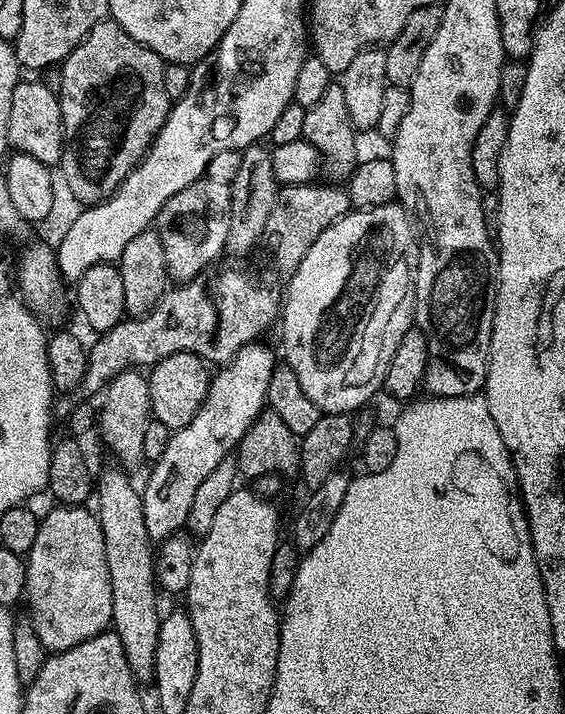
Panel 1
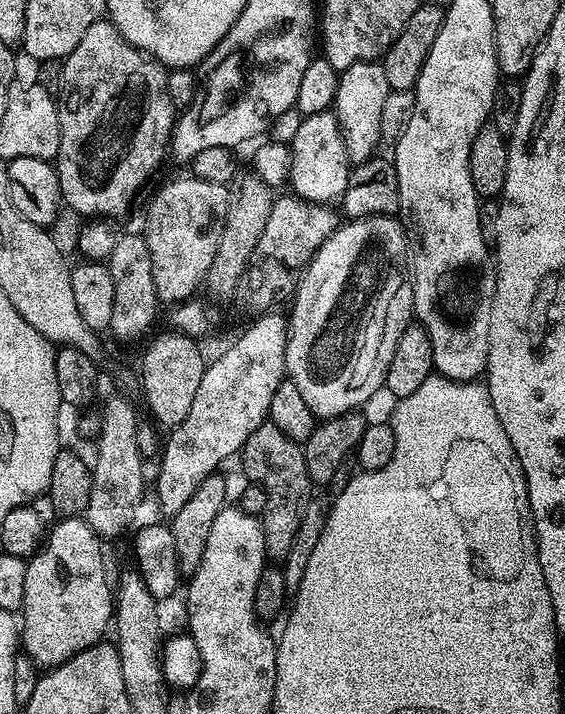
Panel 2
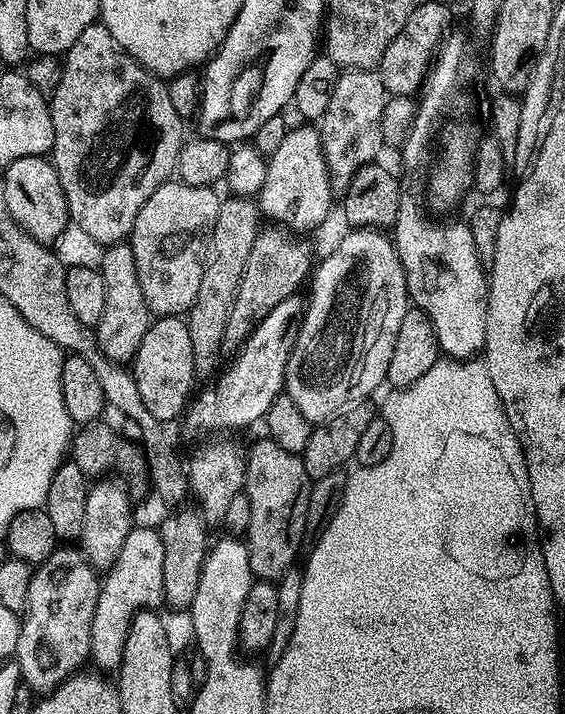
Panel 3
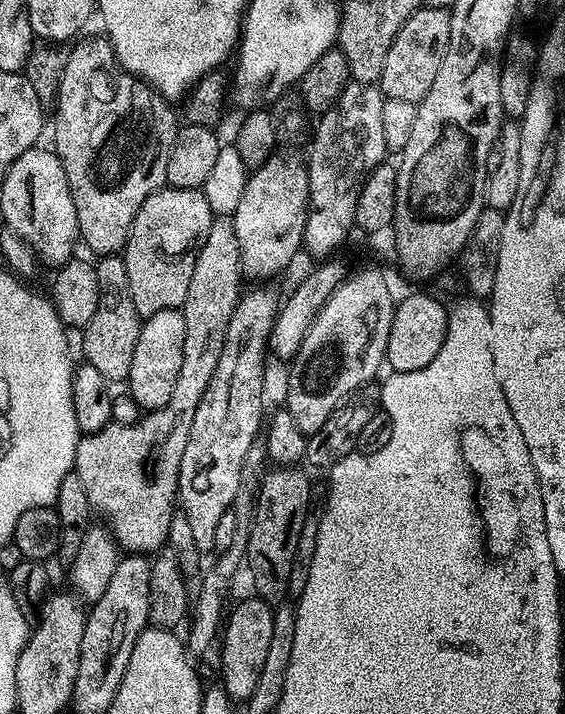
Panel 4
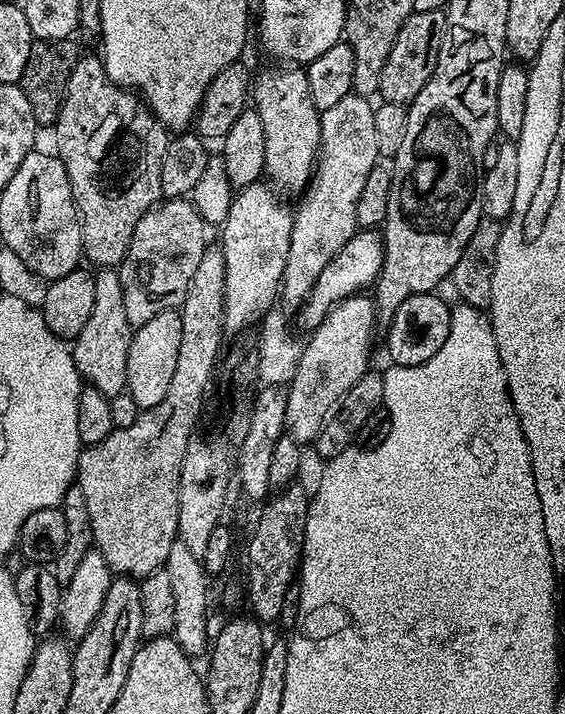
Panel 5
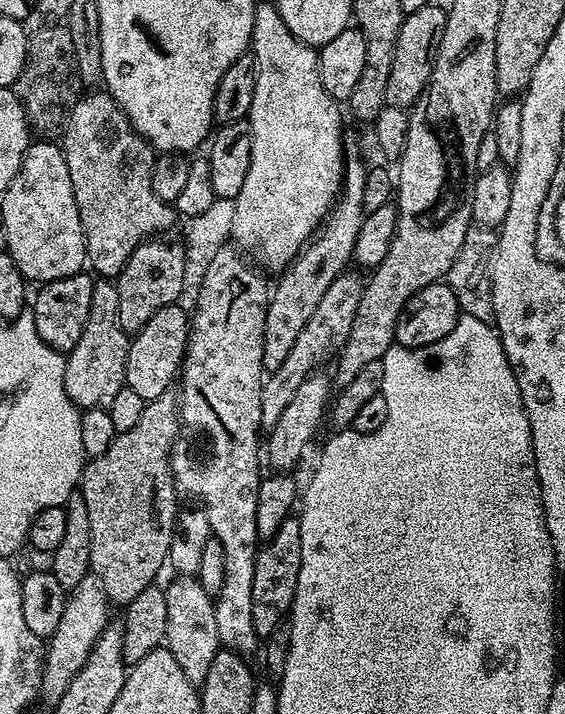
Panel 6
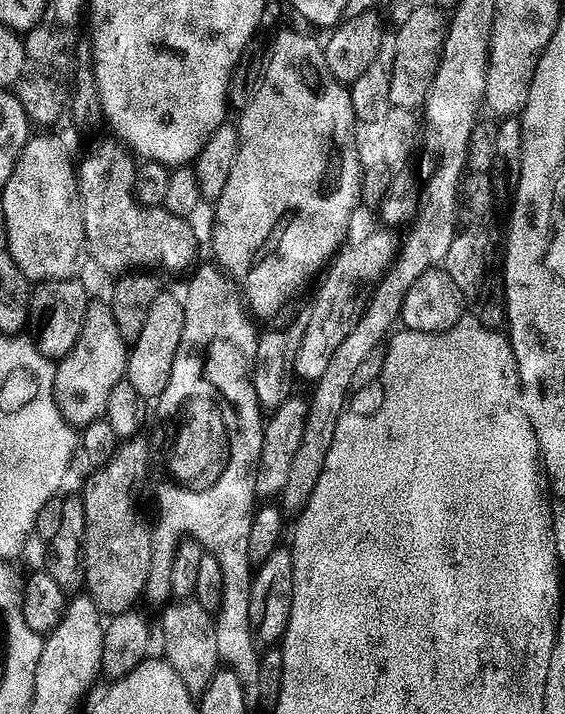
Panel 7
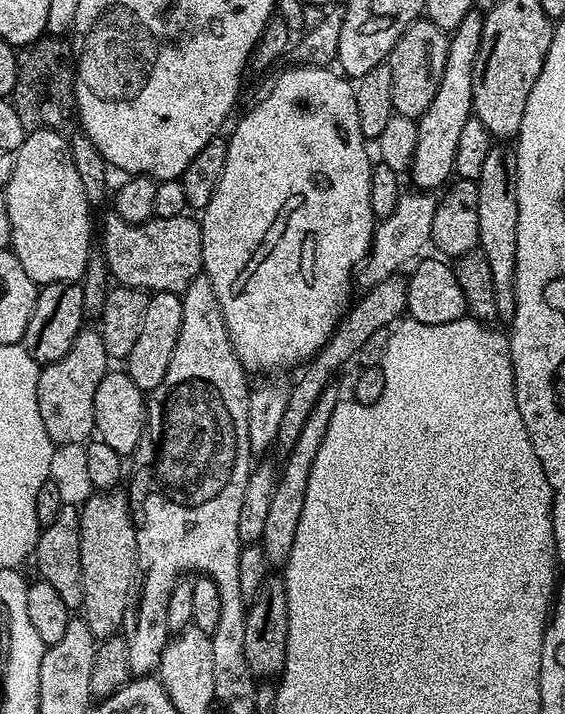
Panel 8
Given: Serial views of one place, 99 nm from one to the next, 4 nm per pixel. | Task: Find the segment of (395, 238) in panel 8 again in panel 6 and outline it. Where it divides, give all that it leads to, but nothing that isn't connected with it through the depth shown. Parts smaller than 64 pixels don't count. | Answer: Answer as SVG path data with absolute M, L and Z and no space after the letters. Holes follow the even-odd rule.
M346 270L334 282L330 282L322 302L310 314L310 322L302 326L298 339L290 354L286 354L286 362L278 366L276 372L268 372L262 386L262 422L261 429L270 430L278 422L278 418L286 411L286 405L294 398L294 390L306 382L308 376L317 371L319 364L324 364L333 359L343 348L346 338L350 334L350 326L354 326L354 314L358 314L358 302L362 302L362 290L366 280L359 271Z

